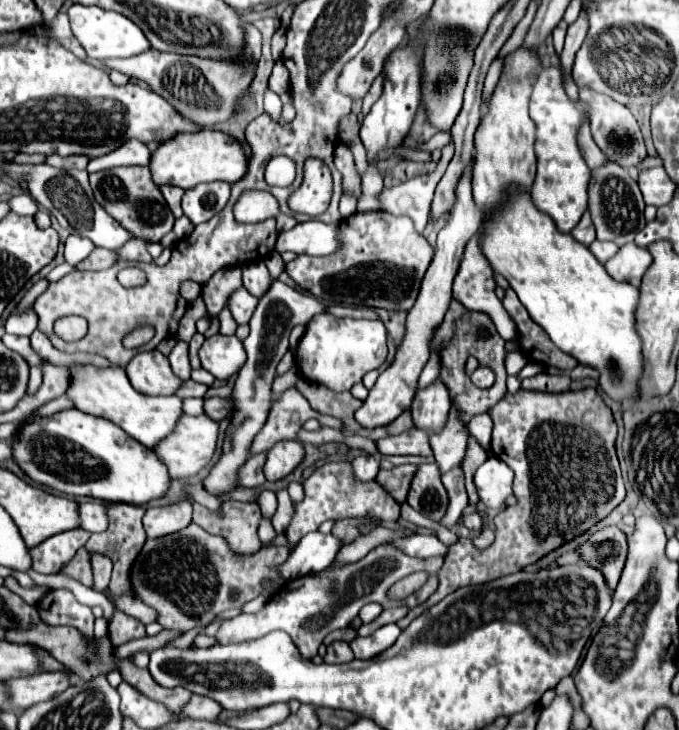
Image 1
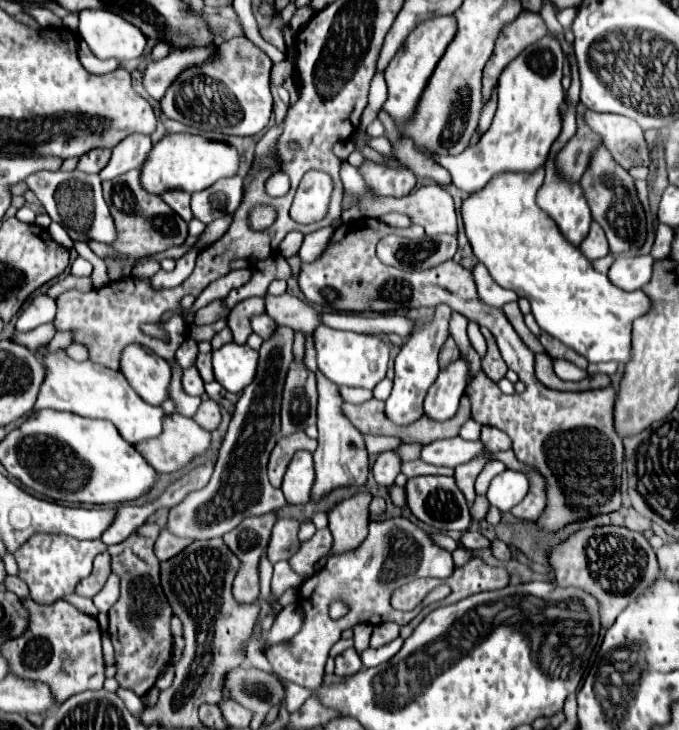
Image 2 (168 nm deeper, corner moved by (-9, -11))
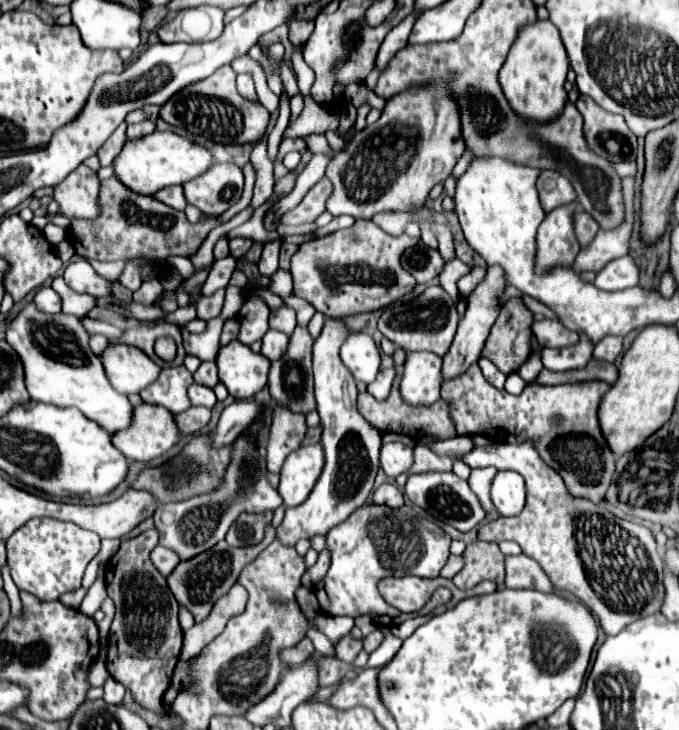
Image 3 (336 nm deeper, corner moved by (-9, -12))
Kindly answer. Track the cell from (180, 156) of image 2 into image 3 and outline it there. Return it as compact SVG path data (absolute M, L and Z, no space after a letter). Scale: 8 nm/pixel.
M152 132L148 136L128 140L112 162L114 176L128 186L132 192L138 194L154 194L164 186L174 186L174 184L184 184L202 172L206 172L212 166L212 154L200 146L190 142L188 138L182 138L174 132Z

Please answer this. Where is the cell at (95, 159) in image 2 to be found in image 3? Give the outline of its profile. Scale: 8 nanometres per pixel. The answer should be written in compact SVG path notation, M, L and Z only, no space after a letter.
M122 122L122 124L112 132L112 136L100 146L98 158L100 158L100 164L102 164L102 166L110 166L110 164L112 164L112 160L120 154L122 146L124 146L124 140L126 140L126 122Z

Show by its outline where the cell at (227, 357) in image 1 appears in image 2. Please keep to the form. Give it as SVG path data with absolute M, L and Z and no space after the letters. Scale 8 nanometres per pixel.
M226 343L218 351L212 351L212 365L216 381L226 391L240 393L254 379L258 351L250 349L248 345Z

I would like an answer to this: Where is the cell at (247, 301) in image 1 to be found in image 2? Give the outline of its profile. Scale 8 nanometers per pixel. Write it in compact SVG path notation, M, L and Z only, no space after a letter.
M266 313L254 315L252 321L250 321L250 325L252 325L252 331L258 333L262 339L268 339L268 337L274 333L274 329L276 329L274 319L270 319Z

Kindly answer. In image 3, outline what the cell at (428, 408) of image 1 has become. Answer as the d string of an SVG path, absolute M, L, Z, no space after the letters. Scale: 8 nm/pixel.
M488 266L488 272L484 276L484 280L472 290L472 294L468 296L468 306L466 306L466 314L460 318L458 322L458 330L456 330L456 336L452 340L452 346L448 348L448 352L444 354L444 380L448 378L454 378L462 372L468 370L468 366L472 362L478 362L480 358L480 350L484 348L484 342L490 334L490 328L492 324L496 322L498 318L498 310L500 310L500 296L506 288L506 280L504 280L504 270L500 266Z

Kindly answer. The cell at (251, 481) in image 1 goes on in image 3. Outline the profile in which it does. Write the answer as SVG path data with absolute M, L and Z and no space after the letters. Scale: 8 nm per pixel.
M272 404L272 420L268 428L268 470L280 472L286 456L300 448L300 440L306 434L306 416L292 414L280 404Z

